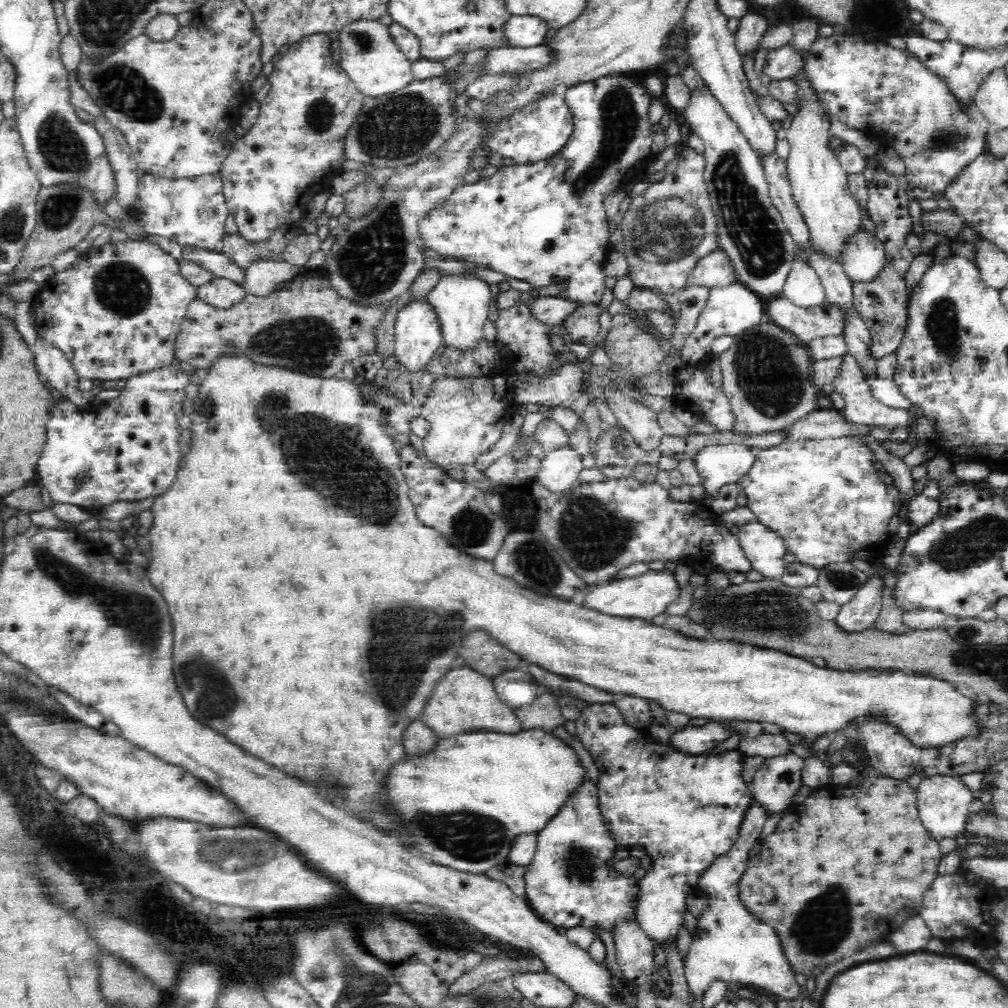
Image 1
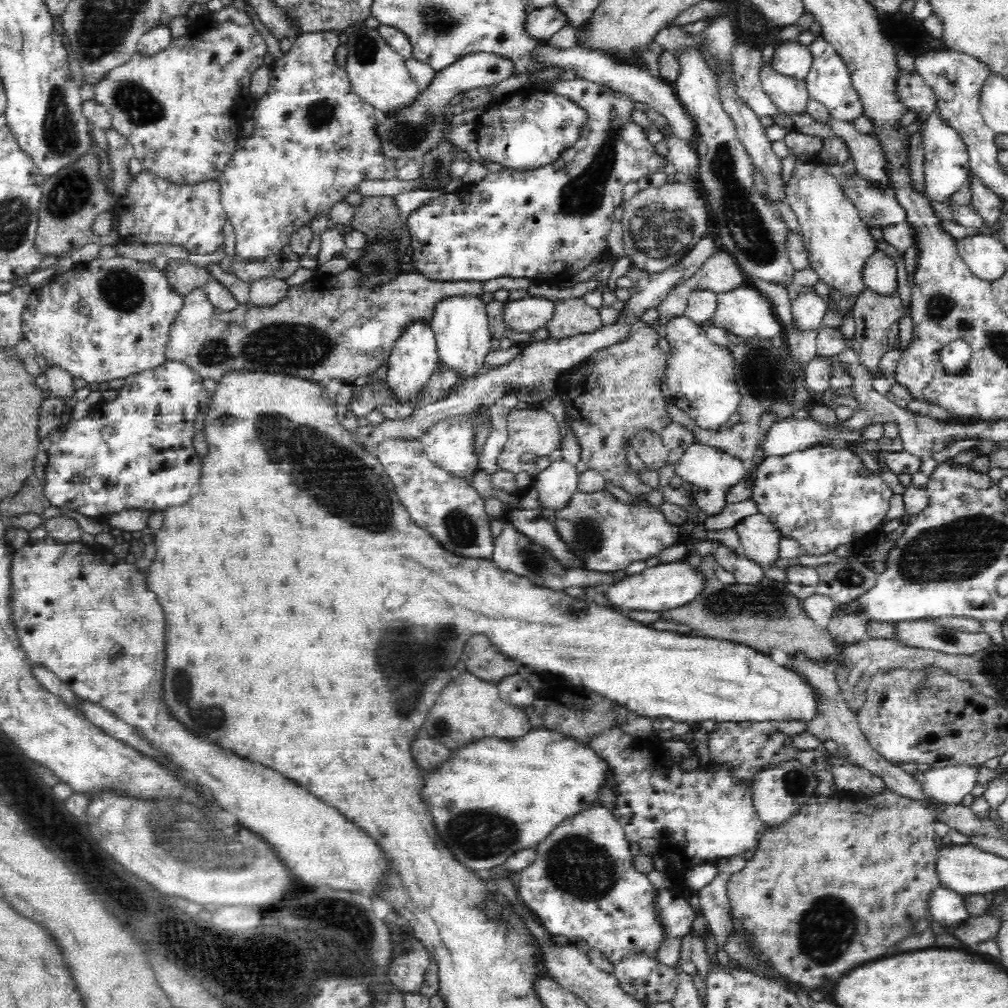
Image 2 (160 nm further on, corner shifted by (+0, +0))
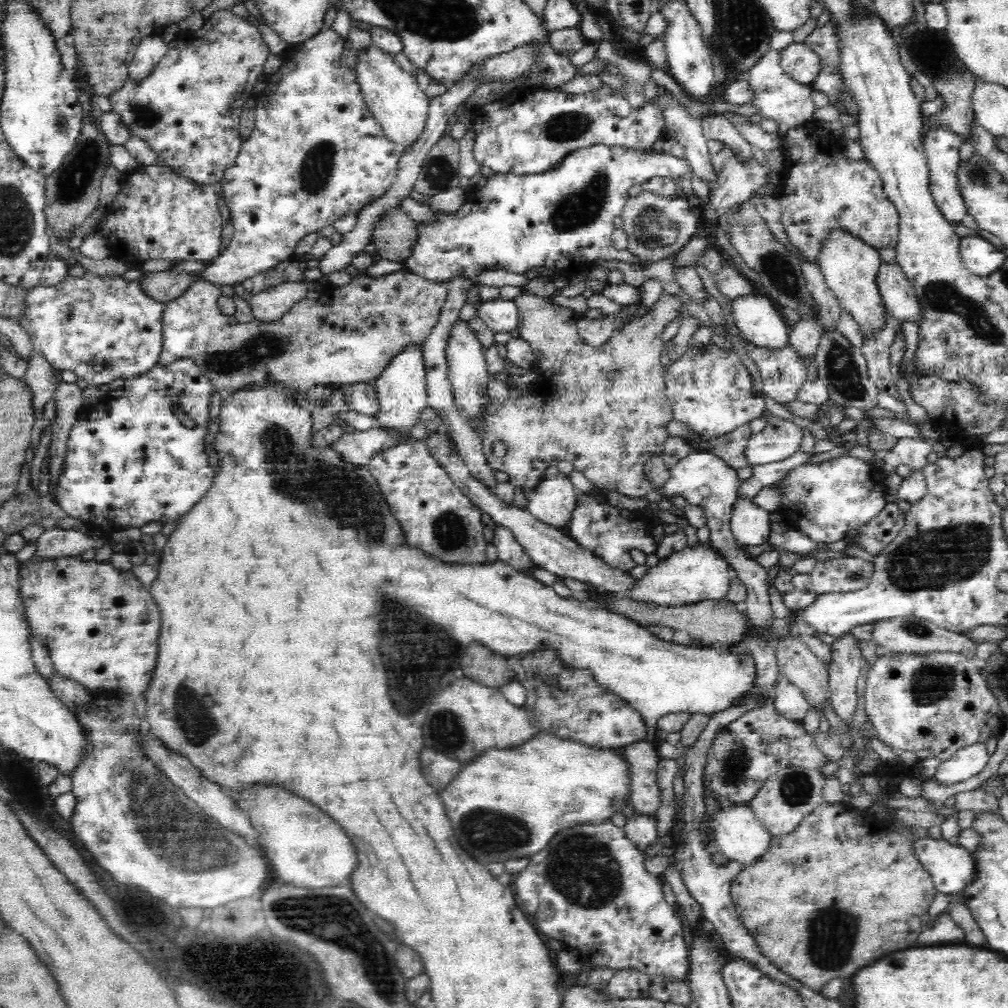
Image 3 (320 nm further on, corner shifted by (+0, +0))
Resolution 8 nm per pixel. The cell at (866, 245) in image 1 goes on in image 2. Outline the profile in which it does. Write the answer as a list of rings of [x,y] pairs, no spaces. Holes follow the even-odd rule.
[[[878,248],[862,263],[861,277],[866,290],[883,296],[892,296],[898,286],[894,258]]]

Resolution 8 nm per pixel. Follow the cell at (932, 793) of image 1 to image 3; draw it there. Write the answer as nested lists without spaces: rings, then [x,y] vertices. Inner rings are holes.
[[[986,744],[966,746],[954,754],[950,760],[941,762],[936,768],[932,780],[942,786],[962,784],[962,782],[970,780],[972,776],[980,774],[984,770],[984,766],[988,764],[989,758]]]

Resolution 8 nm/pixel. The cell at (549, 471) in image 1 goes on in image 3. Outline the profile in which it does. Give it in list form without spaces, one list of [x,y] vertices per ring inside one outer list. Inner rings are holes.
[[[564,473],[550,478],[541,477],[532,494],[527,496],[527,510],[541,522],[558,530],[568,526],[576,504],[574,483]]]

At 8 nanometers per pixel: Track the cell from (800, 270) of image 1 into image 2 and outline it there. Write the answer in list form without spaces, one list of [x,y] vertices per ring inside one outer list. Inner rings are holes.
[[[814,287],[810,290],[800,289],[798,296],[794,298],[794,304],[792,304],[794,325],[798,329],[809,329],[810,327],[815,329],[822,326],[822,318],[824,318],[824,312],[827,308],[827,302]]]

